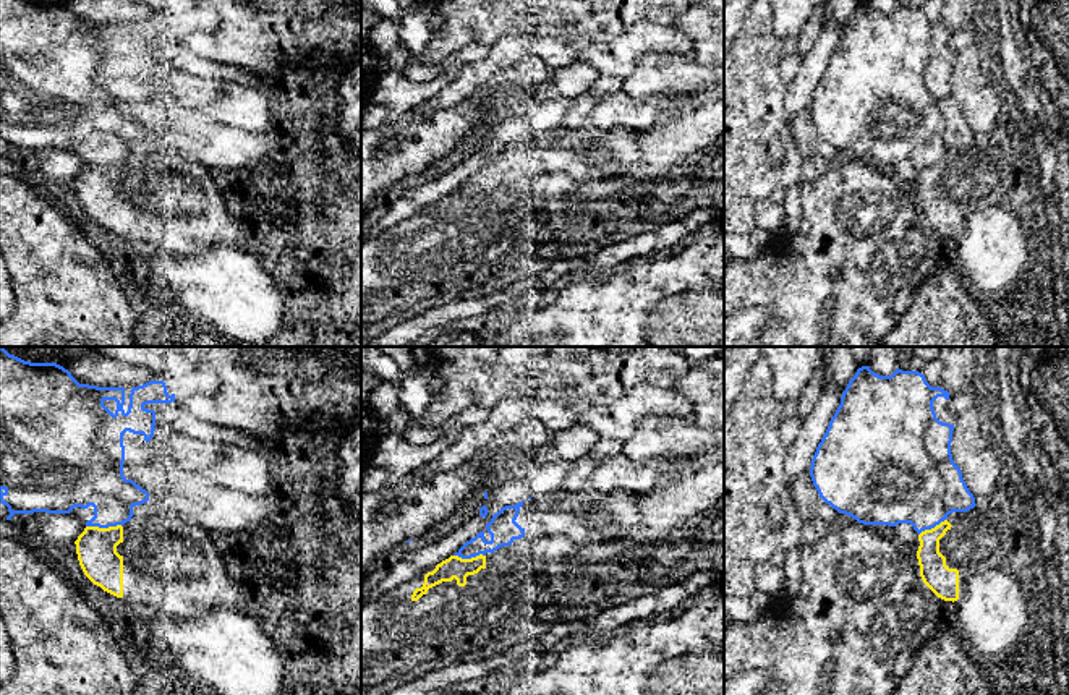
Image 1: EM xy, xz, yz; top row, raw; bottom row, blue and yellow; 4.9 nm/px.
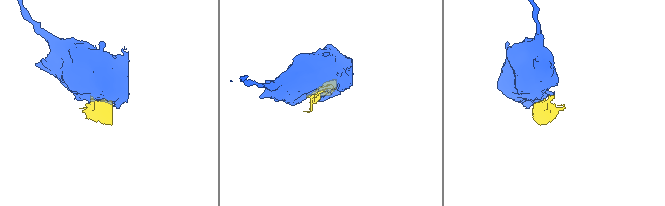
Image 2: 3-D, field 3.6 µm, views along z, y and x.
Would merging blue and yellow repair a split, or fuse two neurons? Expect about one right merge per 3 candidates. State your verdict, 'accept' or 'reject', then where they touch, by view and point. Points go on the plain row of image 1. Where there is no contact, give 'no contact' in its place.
reject; meets blue in xy at (104, 164)

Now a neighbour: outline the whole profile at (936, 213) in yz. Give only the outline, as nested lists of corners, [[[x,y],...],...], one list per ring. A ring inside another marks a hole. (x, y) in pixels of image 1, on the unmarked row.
[[[948,157],[941,159],[931,167],[918,172],[917,196],[920,203],[920,214],[923,220],[941,237],[959,237],[959,207],[946,203],[946,194],[939,190],[939,177],[951,167]]]

